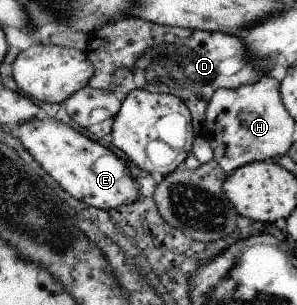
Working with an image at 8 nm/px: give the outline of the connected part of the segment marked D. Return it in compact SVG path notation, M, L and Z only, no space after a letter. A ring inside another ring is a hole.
M134 16L122 17L100 30L93 30L85 54L94 66L94 74L88 82L92 88L116 92L120 102L134 89L177 96L186 103L201 133L208 102L216 90L234 90L267 76L258 62L248 58L239 36L160 26ZM118 70L124 70L124 74L118 76Z

